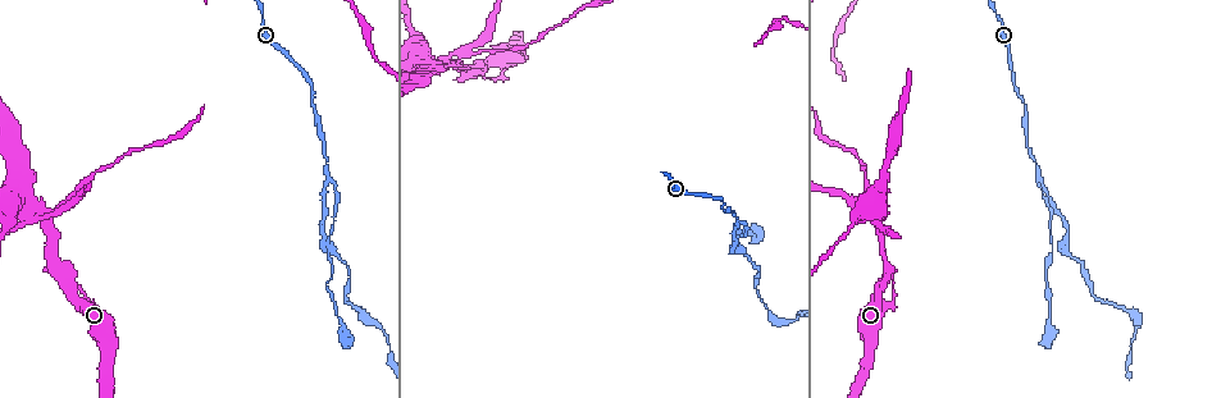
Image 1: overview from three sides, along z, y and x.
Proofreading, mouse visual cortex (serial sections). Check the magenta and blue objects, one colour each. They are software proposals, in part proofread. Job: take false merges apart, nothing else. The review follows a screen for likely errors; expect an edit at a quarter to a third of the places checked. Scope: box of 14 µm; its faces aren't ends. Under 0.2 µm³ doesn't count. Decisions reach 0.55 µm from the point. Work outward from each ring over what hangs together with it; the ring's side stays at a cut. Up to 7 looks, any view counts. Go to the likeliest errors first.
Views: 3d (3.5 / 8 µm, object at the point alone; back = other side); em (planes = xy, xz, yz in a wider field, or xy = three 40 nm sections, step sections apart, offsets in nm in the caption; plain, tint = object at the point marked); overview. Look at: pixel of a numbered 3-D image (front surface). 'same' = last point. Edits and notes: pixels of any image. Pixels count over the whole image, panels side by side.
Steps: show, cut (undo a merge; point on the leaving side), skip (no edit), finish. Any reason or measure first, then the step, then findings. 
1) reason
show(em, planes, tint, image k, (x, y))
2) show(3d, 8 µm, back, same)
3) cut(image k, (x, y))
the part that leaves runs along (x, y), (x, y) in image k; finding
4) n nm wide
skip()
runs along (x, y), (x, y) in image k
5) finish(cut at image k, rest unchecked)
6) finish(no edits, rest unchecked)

sharp bend
show(3d, 3.5 µm, image 1, (446, 55))

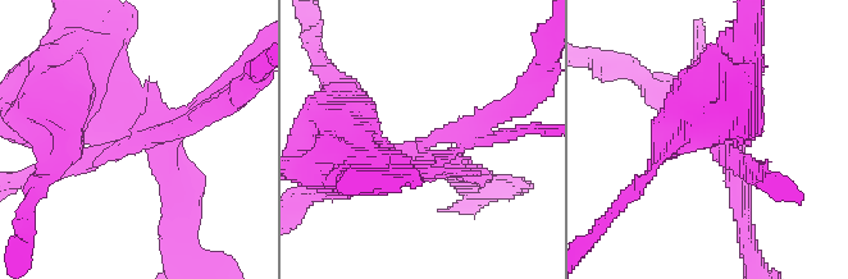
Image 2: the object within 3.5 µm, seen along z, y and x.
need the tissue
show(em, xy, step 2, plain, image 2, (428, 144))

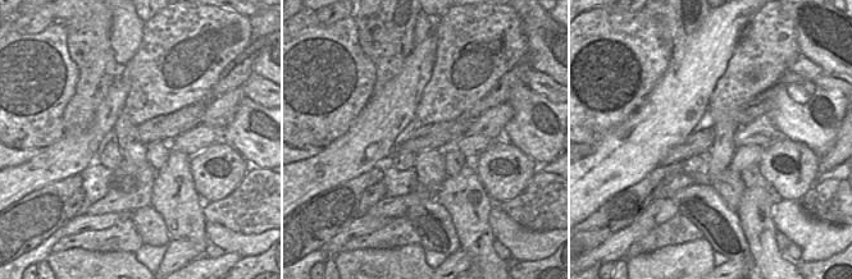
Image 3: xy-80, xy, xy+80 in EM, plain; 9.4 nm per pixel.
with the object marked
show(em, xy, step 2, tint, same)

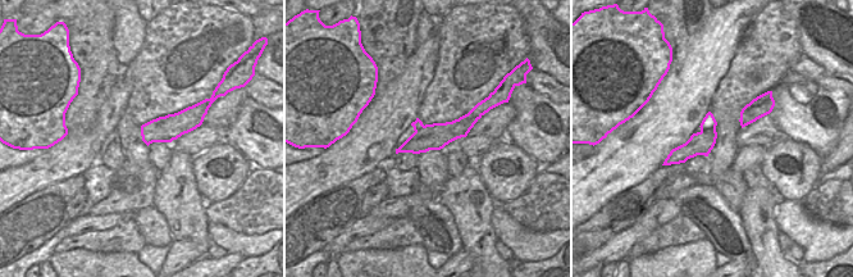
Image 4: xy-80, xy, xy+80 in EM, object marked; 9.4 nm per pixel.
cut(image 2, (182, 129))
the part that leaves runs along (423, 152), (518, 100) in image 2; a second cell is stuck on

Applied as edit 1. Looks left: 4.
branch point
show(3d, 3.5 µm, back, image 1, (740, 225))

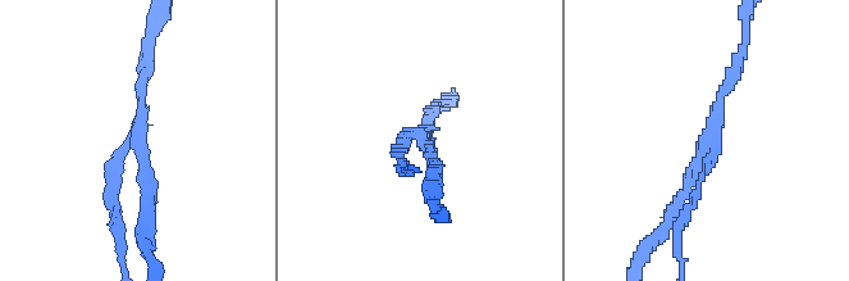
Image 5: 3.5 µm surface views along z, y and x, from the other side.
show(em, xy, step 3, tint, image 5, (137, 138))

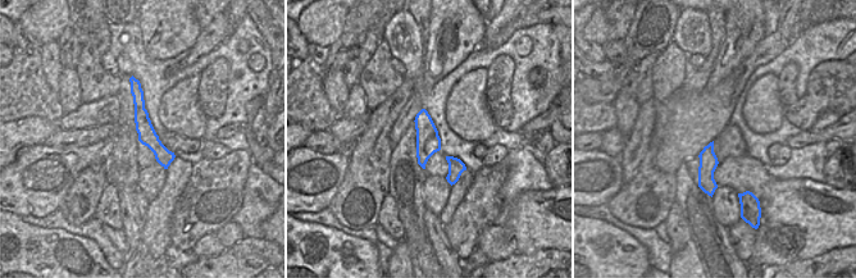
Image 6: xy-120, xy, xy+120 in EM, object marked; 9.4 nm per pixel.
cut(image 5, (113, 186))
border along (144, 106), (136, 113), (135, 118) in image 6; a second cell is stuck on

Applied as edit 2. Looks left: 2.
finish(cut at image 2, cut at image 5, rest unchecked)

